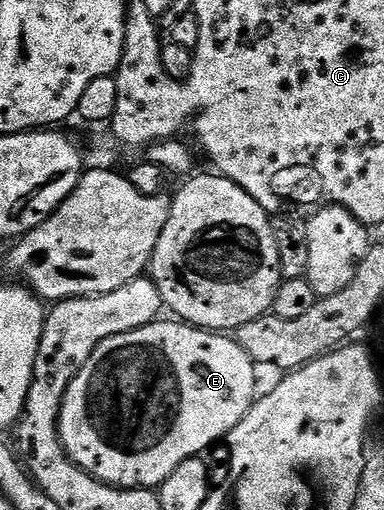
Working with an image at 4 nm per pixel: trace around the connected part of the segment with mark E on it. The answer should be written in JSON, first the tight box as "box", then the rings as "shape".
{"box":[57,319,258,489],"shape":[[[158,319],[156,324],[148,324],[139,330],[131,330],[127,334],[115,334],[115,338],[107,338],[107,342],[99,342],[87,358],[87,366],[79,370],[79,374],[71,382],[67,394],[63,398],[61,416],[57,419],[57,429],[61,435],[61,444],[66,454],[87,474],[105,484],[114,484],[117,488],[152,488],[160,489],[161,484],[179,466],[179,462],[187,462],[192,456],[201,456],[216,440],[224,441],[230,430],[239,426],[239,422],[249,413],[254,400],[258,399],[255,386],[255,364],[253,359],[239,346],[232,335],[220,332],[206,332],[204,328],[194,328],[191,324],[178,322],[176,319]]]}

